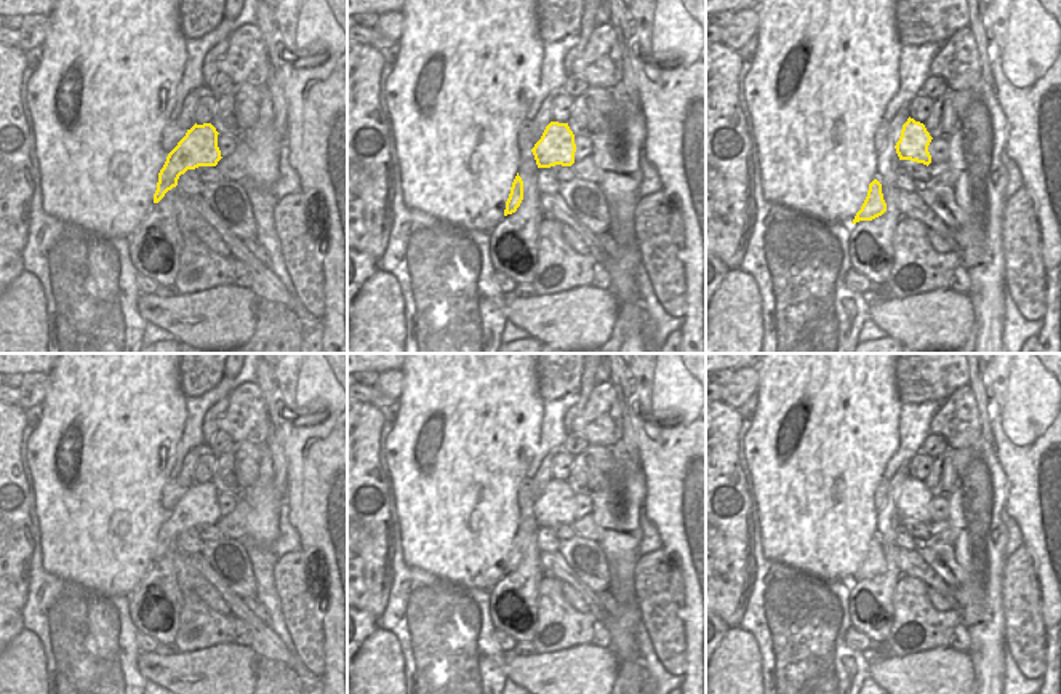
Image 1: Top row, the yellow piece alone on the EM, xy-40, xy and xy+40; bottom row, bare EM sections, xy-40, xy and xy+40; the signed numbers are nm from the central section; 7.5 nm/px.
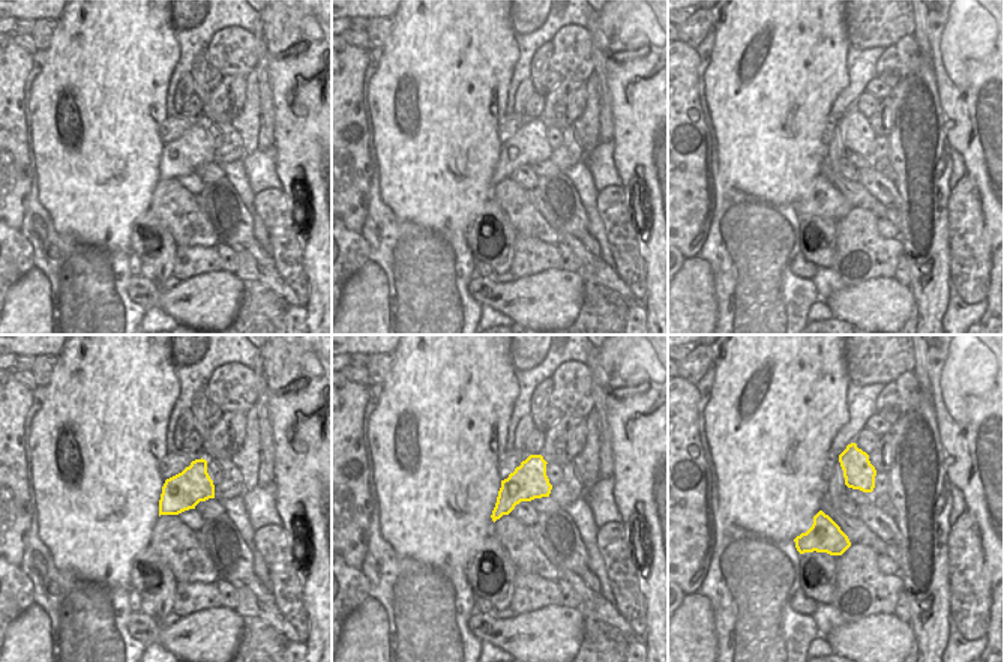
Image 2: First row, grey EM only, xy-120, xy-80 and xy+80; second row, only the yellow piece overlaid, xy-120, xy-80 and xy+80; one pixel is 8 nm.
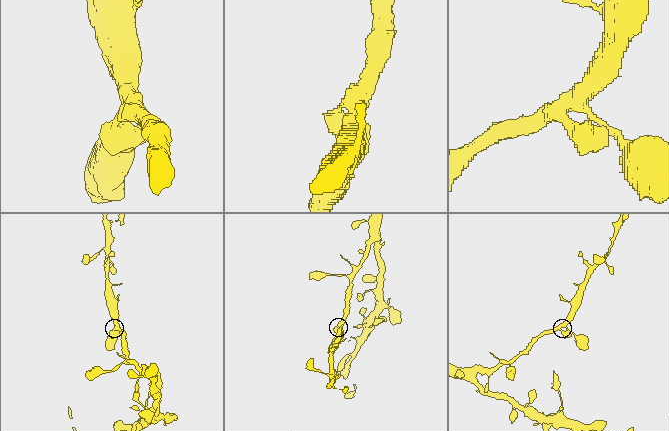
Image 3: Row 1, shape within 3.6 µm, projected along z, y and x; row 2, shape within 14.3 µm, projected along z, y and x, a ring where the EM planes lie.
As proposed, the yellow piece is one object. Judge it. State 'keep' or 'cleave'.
keep

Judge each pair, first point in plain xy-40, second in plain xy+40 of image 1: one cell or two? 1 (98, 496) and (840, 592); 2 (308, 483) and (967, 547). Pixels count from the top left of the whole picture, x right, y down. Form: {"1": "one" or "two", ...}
{"1": "two", "2": "two"}

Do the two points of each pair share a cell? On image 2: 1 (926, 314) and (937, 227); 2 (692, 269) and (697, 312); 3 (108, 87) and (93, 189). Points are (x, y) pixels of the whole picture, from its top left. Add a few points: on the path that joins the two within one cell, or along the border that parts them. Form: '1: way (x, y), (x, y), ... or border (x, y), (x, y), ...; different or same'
1: way (931, 293), (935, 248); same
2: way (692, 279), (692, 302); same
3: way (95, 113), (95, 164); same

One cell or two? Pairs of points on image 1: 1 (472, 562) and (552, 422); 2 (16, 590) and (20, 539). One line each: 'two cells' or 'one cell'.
1: two cells
2: one cell

